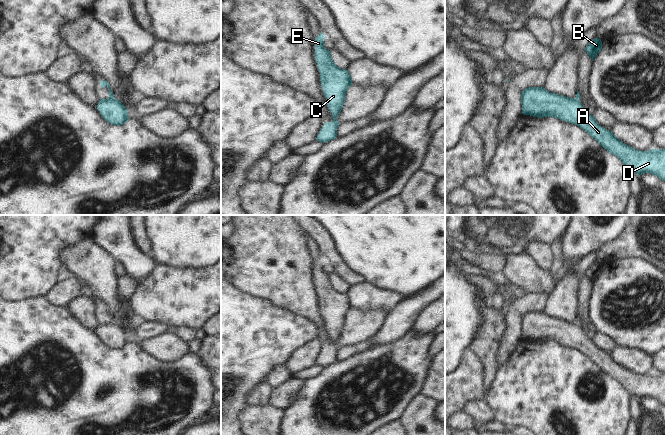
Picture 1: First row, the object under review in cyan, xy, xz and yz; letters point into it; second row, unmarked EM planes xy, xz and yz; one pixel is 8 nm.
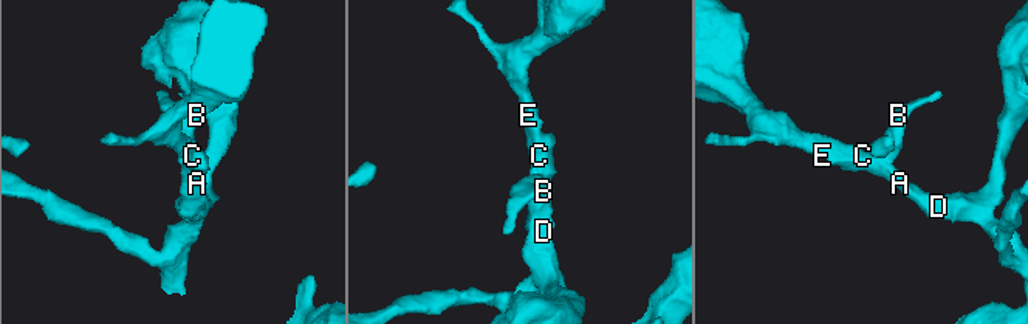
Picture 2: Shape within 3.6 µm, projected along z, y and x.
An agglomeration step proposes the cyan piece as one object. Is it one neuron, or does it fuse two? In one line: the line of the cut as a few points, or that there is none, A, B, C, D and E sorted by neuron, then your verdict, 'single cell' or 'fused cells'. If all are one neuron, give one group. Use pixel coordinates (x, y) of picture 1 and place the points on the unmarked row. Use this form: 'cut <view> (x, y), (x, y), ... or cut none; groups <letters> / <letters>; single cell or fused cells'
cut xy (113, 321), (108, 323); groups A C D E / B; fused cells

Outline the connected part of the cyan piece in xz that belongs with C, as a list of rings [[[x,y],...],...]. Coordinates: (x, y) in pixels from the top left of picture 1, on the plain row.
[[[321,256],[315,262],[315,284],[320,297],[321,311],[333,344],[337,344],[346,323],[352,303],[348,294],[335,289],[331,276],[324,270],[326,260]]]

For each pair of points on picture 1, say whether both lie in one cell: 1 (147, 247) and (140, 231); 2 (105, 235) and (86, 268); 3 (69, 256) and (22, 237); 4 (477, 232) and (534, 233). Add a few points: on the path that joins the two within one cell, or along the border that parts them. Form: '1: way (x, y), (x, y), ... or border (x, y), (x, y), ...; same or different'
1: way (145, 243), (141, 235); same
2: border (92, 238), (105, 247), (117, 260); different
3: border (83, 241), (68, 247), (63, 252), (63, 263); different
4: way (491, 232), (520, 232); same

